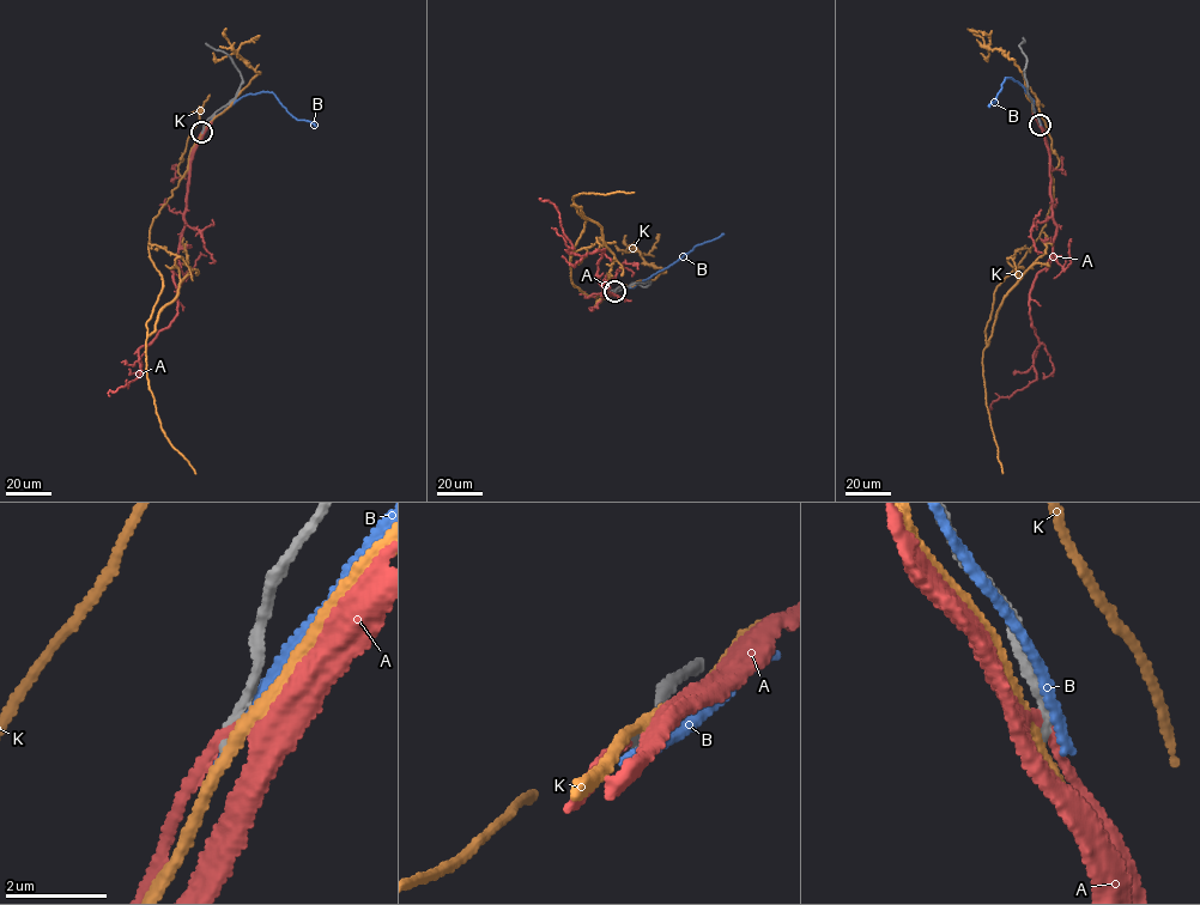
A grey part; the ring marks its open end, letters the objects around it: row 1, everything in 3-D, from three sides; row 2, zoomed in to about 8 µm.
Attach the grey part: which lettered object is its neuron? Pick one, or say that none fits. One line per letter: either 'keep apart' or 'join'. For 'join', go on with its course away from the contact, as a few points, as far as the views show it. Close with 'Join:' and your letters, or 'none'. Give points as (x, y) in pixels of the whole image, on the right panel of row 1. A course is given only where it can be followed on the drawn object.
A: keep apart
B: keep apart
K: keep apart
Join: none

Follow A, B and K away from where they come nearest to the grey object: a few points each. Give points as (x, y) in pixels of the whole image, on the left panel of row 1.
A: (201, 132), (171, 269), (177, 315), (139, 348), (140, 375), (109, 396)
B: (202, 131), (242, 97), (264, 91), (273, 93), (297, 120), (316, 126)
K: (201, 132), (150, 228), (150, 257), (163, 285), (149, 335), (180, 281), (180, 256), (150, 242)

